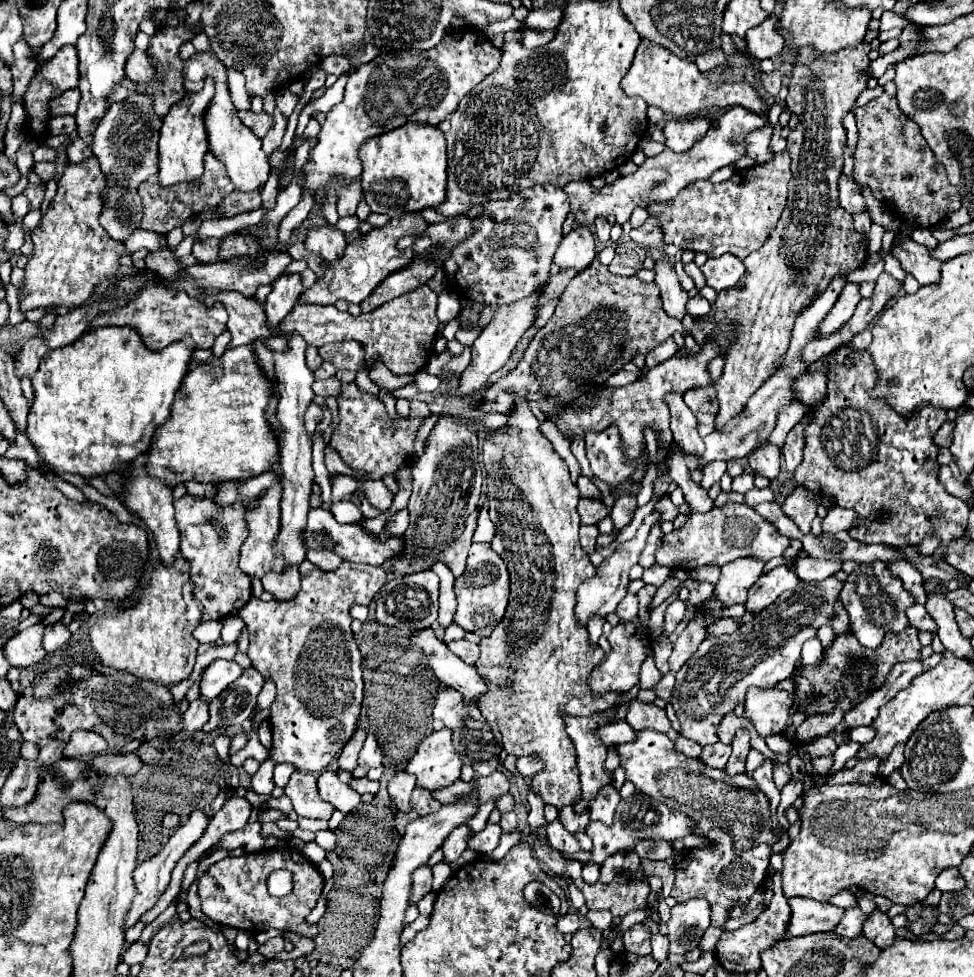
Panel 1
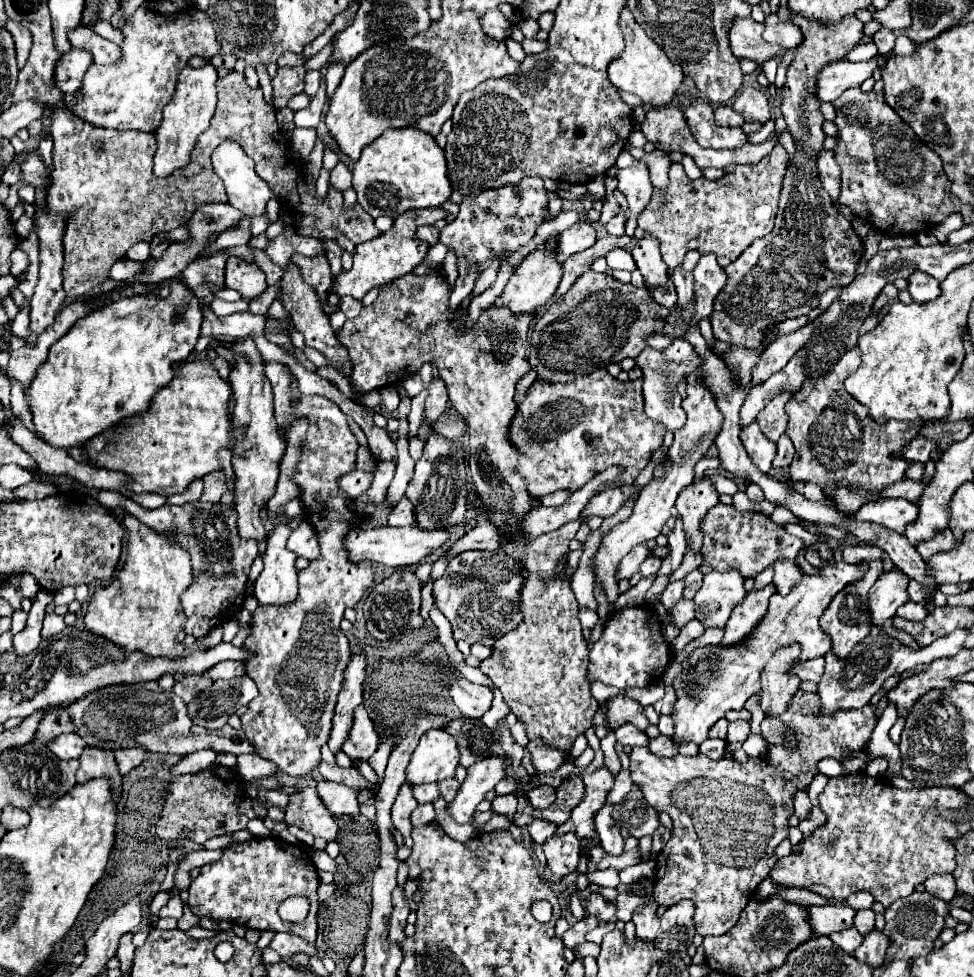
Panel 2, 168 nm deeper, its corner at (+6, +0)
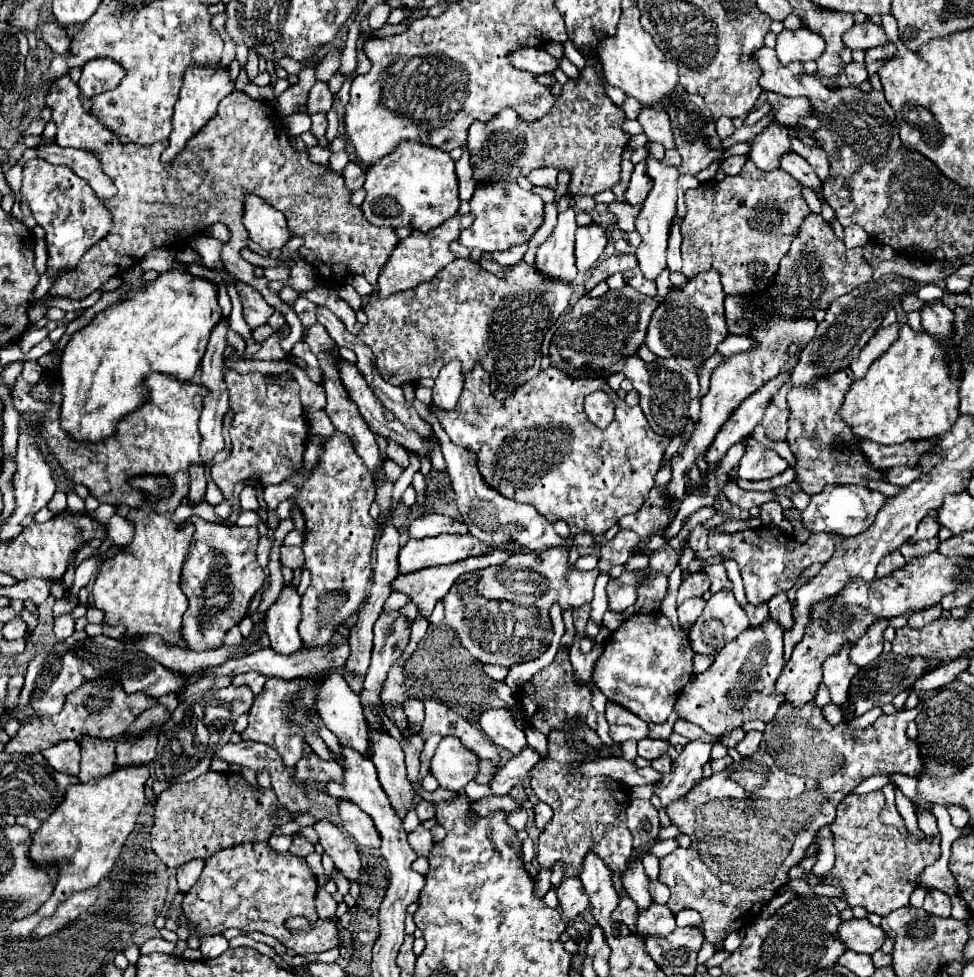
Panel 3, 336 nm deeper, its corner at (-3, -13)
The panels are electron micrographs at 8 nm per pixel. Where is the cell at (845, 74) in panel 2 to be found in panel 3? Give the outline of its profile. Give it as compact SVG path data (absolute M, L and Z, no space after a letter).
M768 93L768 103L772 105L772 109L776 109L774 119L784 125L784 127L794 127L796 123L800 123L804 117L812 115L812 109L808 109L808 99L804 97L780 97L776 93Z

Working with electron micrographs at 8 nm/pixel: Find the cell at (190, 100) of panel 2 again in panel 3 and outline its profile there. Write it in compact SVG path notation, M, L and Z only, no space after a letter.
M218 65L216 67L188 67L186 73L184 73L184 85L180 89L180 99L174 107L174 127L172 127L172 133L170 133L170 145L168 149L162 153L162 161L164 161L164 167L170 169L172 167L172 161L184 151L184 145L212 119L216 117L216 111L218 111L218 105L220 101L230 95L234 91L234 81L230 79L230 75L220 69Z

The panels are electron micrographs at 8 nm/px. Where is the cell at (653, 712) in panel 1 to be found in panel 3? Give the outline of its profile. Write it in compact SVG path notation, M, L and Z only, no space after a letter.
M612 701L606 705L606 721L610 725L610 737L614 743L624 743L628 739L640 741L648 737L648 723Z

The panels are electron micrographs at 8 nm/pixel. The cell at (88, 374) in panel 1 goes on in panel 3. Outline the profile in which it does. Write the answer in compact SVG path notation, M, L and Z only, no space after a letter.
M170 269L156 281L150 281L144 291L128 293L120 305L112 305L98 313L84 329L76 331L66 345L60 359L60 381L62 381L62 407L60 427L78 443L100 443L112 433L124 415L136 411L148 401L148 389L142 383L152 371L172 373L178 379L192 379L200 359L206 351L212 327L220 321L222 311L218 307L216 285L194 277L186 271Z

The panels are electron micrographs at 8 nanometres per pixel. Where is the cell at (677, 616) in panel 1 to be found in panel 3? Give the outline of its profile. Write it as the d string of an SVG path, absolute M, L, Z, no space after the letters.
M692 573L678 589L678 605L690 597L702 597L710 589L710 579L704 573Z

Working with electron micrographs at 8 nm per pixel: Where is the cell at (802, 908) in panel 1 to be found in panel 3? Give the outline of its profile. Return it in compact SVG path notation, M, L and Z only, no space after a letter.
M856 917L840 923L838 937L846 945L846 949L868 955L872 955L884 943L884 931L880 927L874 927L868 919L856 919Z

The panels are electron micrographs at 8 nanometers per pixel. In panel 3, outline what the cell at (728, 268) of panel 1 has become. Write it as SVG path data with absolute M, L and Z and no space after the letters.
M708 271L696 275L686 283L678 297L662 301L654 311L646 335L646 347L662 359L676 357L676 361L684 365L684 369L694 371L716 351L718 343L722 343L728 335L724 321L724 297L726 293L720 283L720 273Z

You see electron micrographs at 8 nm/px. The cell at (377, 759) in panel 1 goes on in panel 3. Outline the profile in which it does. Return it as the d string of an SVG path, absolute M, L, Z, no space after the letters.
M332 673L324 679L324 683L320 687L320 695L318 695L318 711L320 711L320 717L324 719L326 727L338 737L338 741L342 745L348 745L350 749L356 749L358 753L368 755L368 749L370 749L368 723L364 719L360 695L348 687L348 683L344 681L344 677L340 673Z

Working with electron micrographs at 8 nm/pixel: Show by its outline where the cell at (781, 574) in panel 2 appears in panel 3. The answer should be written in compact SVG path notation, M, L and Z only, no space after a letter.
M776 593L776 597L768 601L768 607L770 607L770 617L774 617L784 629L792 627L794 619L792 619L792 607L790 607L788 593Z

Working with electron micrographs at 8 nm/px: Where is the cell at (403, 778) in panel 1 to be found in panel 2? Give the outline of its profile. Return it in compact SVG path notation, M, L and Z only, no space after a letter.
M403 784L403 788L399 790L399 796L393 804L393 824L407 840L407 846L411 844L411 830L413 830L409 818L415 808L417 808L417 800L411 796L411 784Z

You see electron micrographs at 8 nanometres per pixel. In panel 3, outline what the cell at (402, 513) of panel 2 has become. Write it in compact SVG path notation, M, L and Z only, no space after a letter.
M422 513L410 521L408 533L412 539L424 539L424 537L436 537L442 533L468 533L468 527L446 515Z

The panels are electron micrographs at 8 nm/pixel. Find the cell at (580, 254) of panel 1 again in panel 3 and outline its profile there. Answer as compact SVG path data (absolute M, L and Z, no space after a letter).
M602 225L578 227L576 231L576 267L578 271L588 271L602 257L604 247L608 243L606 231Z

